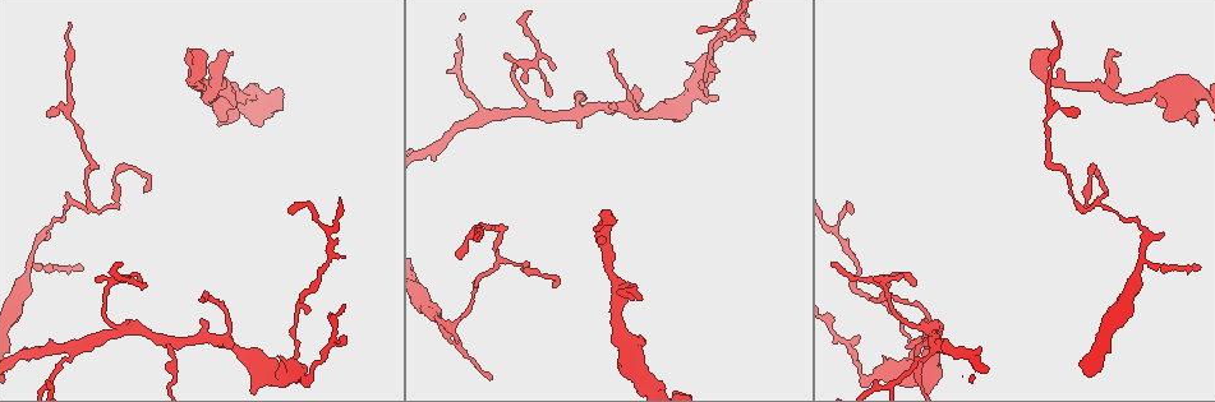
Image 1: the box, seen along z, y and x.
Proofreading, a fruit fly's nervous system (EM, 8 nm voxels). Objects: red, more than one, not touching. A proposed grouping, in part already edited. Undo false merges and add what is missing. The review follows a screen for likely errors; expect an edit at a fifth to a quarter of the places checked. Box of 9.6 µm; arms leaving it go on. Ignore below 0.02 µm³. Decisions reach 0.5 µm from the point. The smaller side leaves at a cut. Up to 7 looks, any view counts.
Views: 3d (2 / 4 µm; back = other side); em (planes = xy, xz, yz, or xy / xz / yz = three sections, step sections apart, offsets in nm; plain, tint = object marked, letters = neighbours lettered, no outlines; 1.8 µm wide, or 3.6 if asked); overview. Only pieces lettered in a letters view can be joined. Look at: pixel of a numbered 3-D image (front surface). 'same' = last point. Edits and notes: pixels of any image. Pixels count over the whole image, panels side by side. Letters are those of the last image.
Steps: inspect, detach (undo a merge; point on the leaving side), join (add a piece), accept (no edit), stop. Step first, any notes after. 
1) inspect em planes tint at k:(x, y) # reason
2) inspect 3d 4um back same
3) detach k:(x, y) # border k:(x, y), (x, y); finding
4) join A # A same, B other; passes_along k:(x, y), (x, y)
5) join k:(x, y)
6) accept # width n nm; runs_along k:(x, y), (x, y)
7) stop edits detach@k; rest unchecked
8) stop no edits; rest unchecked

inspect 3d 2um at 1:(639, 300) # branch stops here

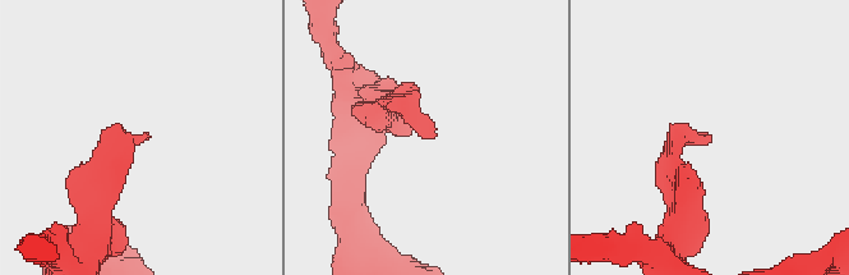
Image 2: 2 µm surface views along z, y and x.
inspect em yz step 8 letters at 2:(711, 139) # need the tissue

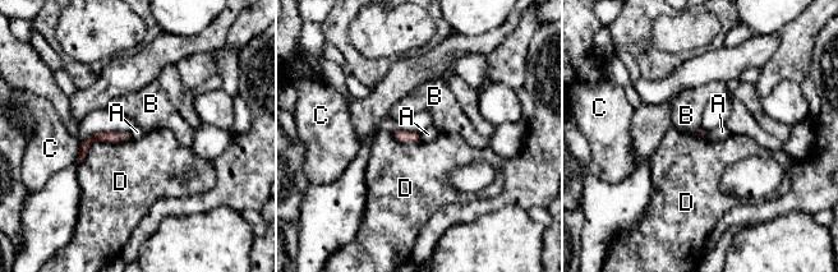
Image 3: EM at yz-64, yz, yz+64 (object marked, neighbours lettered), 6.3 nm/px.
accept # longest_contact D 360 nm; A other, B other, C other, D other; runs_along 3:(121, 137), (95, 137), (79, 160); no lettered piece goes on from it

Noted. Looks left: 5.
inspect 3d 4um at 1:(219, 126) # free end

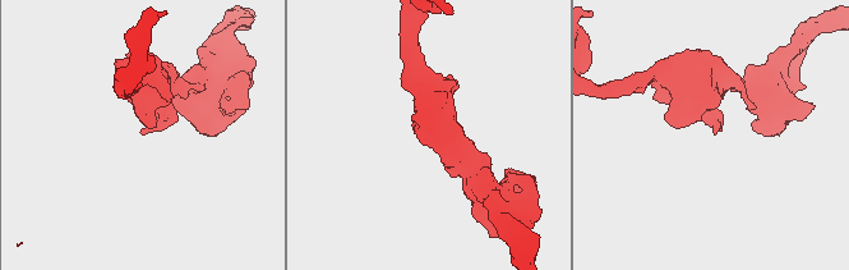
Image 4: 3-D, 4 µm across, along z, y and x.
inspect em planes letters at 4:(716, 132)

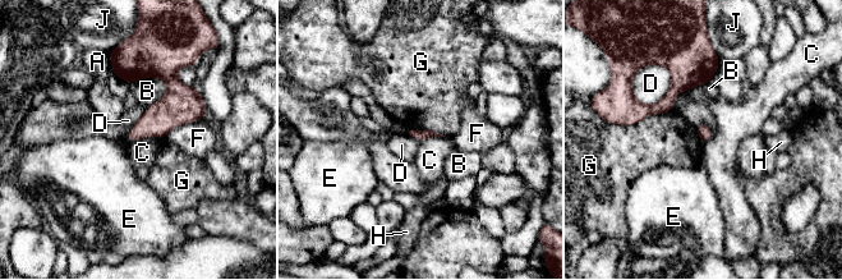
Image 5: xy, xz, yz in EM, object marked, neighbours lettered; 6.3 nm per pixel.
accept # A other, B other, C other, D other, E other, F other, G other, H other, J other; border 5:(160, 137), (141, 137), (129, 142); no lettered piece goes on from it

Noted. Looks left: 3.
inspect 3d 4um at 1:(716, 49) # abrupt turn

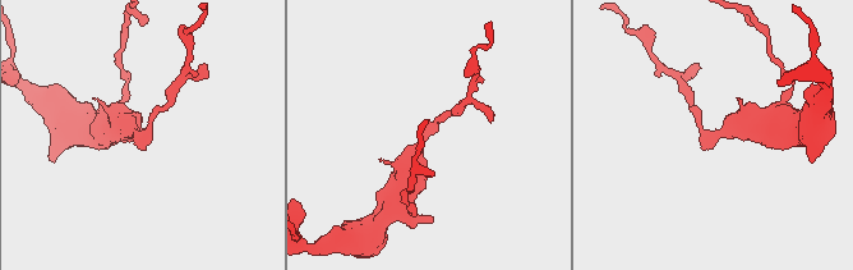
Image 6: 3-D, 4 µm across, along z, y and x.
inspect em 3.6um planes letters at 6:(137, 132) # now the EM

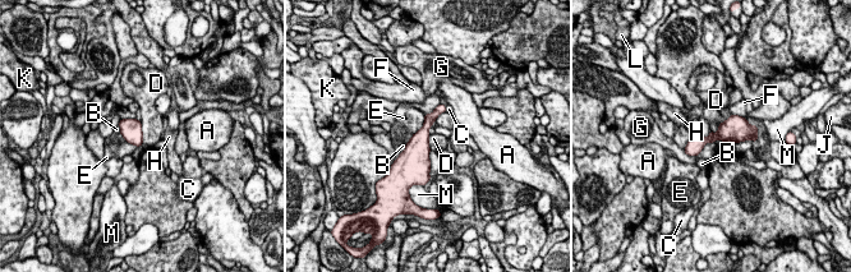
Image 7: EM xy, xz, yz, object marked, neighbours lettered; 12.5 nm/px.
accept # A other, B other, C other, D other, E other, F other, G other, H other, J other, K other, L other, M other; border 7:(139, 121), (142, 143); one neuron here

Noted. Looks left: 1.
stop no edits; rest unchecked

